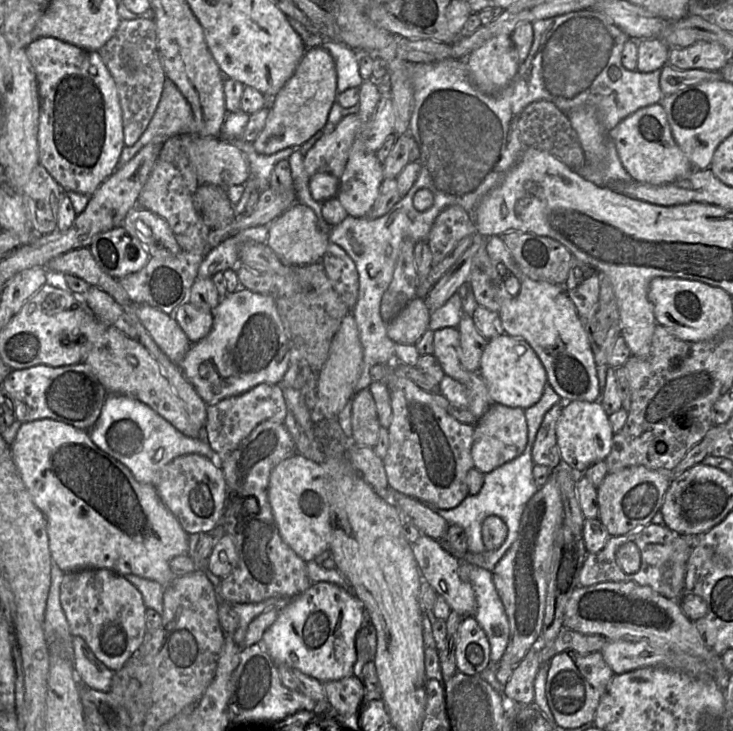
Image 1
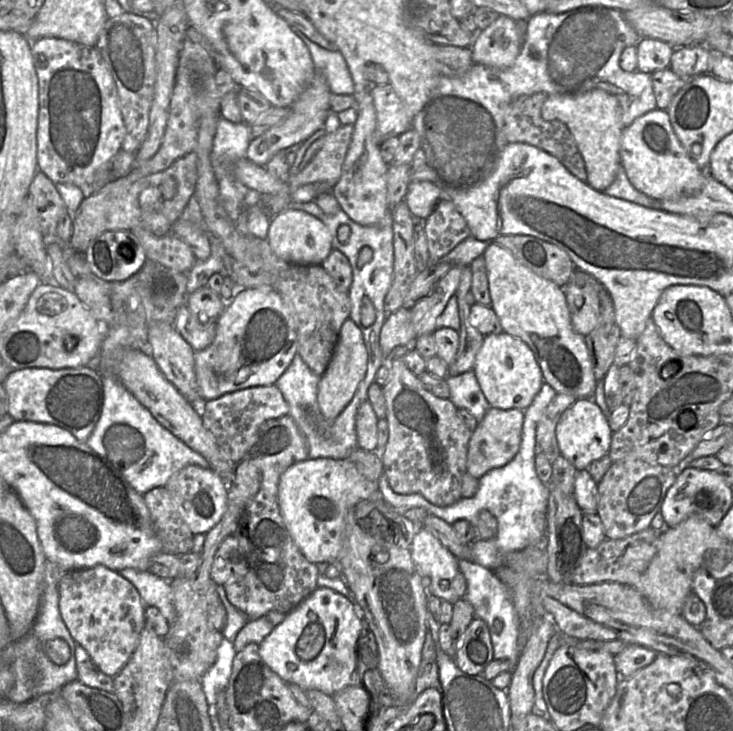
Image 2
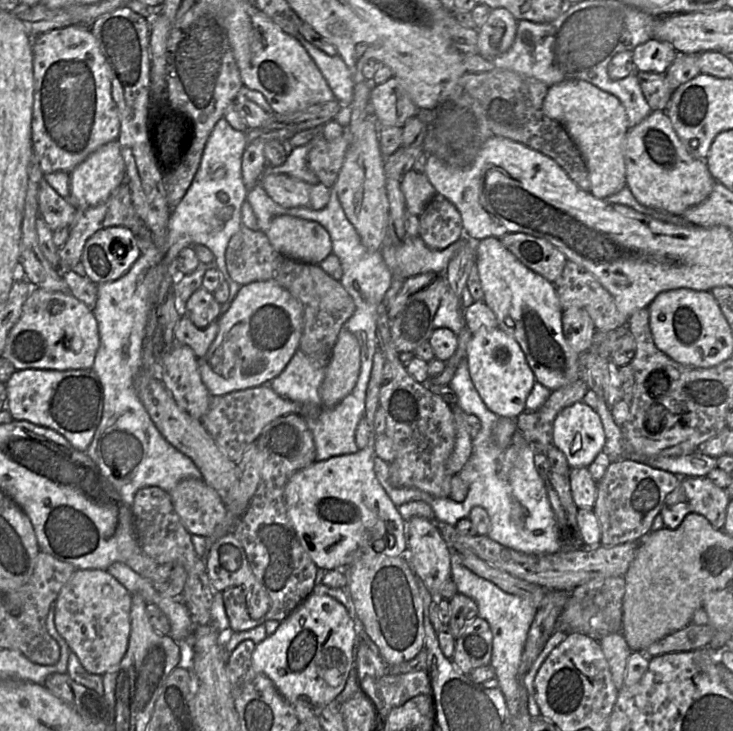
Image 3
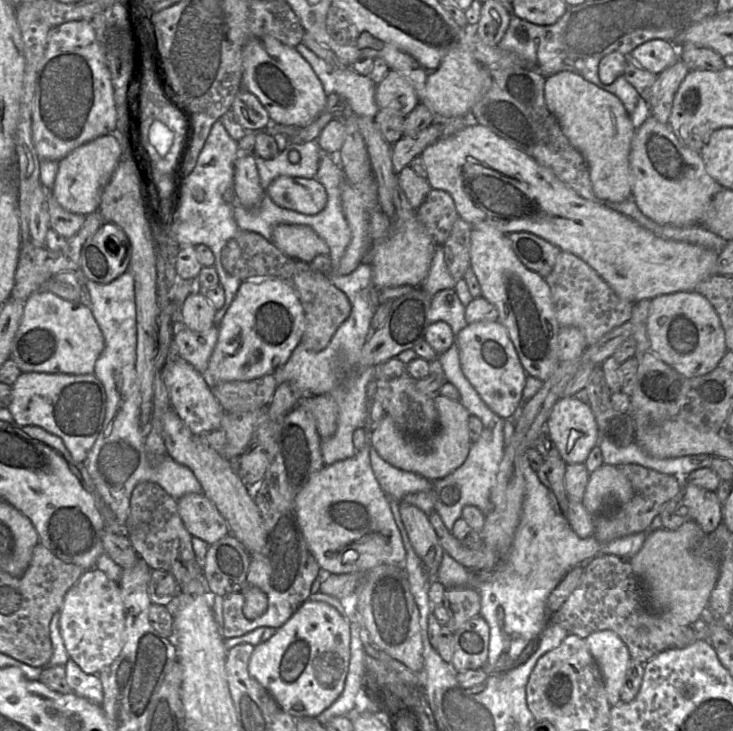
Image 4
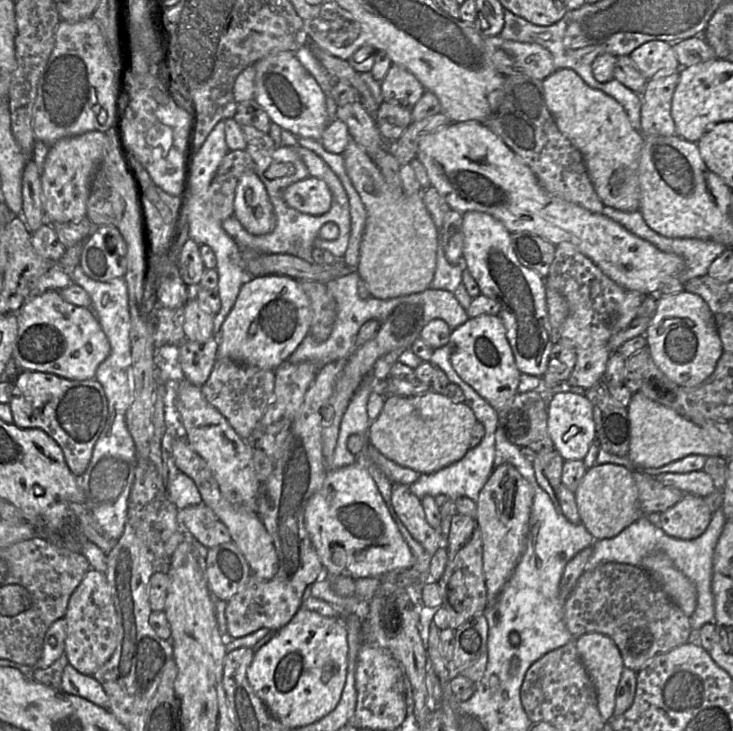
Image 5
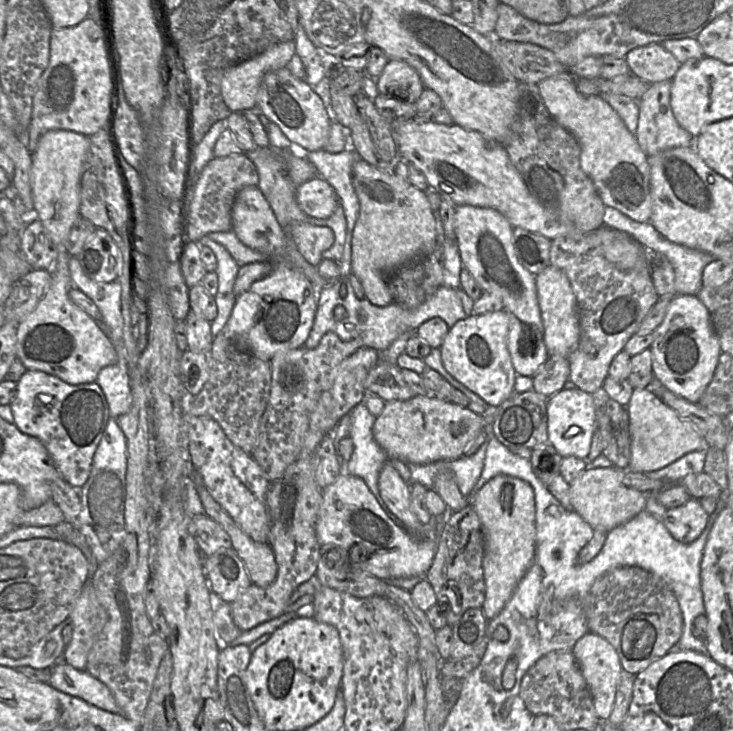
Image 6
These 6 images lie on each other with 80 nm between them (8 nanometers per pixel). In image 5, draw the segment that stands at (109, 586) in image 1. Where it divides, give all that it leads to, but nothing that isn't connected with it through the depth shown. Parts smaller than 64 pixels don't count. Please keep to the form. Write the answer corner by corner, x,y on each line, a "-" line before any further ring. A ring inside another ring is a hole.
89,569
72,593
64,619
67,623
65,653
70,665
92,676
114,653
117,646
117,617
111,590
103,572

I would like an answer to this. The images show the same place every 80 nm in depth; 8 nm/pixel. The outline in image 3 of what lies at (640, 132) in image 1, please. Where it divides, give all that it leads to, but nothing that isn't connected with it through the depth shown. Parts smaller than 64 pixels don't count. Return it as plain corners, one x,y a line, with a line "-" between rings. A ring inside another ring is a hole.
656,110
629,129
624,142
626,181
636,200
644,206
682,215
685,210
704,201
715,182
704,160
692,157
676,134
666,111

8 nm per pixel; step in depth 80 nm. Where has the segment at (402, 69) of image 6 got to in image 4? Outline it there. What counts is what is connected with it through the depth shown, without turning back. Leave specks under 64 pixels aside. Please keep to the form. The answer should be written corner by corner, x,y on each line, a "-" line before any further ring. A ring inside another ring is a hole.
395,70
377,84
375,97
379,109
393,110
405,118
419,104
412,84

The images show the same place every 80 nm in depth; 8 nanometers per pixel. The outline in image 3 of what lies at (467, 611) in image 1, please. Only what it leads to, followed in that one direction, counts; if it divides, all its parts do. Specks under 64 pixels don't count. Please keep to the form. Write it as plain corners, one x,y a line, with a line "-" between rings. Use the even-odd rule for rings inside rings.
414,516
406,522
408,557
417,577
435,599
451,579
451,549
433,521

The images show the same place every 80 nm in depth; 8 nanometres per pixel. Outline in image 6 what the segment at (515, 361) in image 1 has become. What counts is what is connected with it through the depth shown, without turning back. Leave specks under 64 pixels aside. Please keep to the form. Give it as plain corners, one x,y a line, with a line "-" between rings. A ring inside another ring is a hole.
505,311
470,315
451,327
441,346
444,368
489,406
500,406
514,393
516,372
507,347
509,317

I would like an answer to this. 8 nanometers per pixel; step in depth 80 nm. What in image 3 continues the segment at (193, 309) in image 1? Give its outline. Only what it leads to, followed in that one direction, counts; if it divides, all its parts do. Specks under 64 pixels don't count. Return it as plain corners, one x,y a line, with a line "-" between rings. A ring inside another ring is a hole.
184,313
174,329
174,337
177,344
189,346
195,356
200,358
213,343
218,329
218,322
212,322
208,327
200,329

